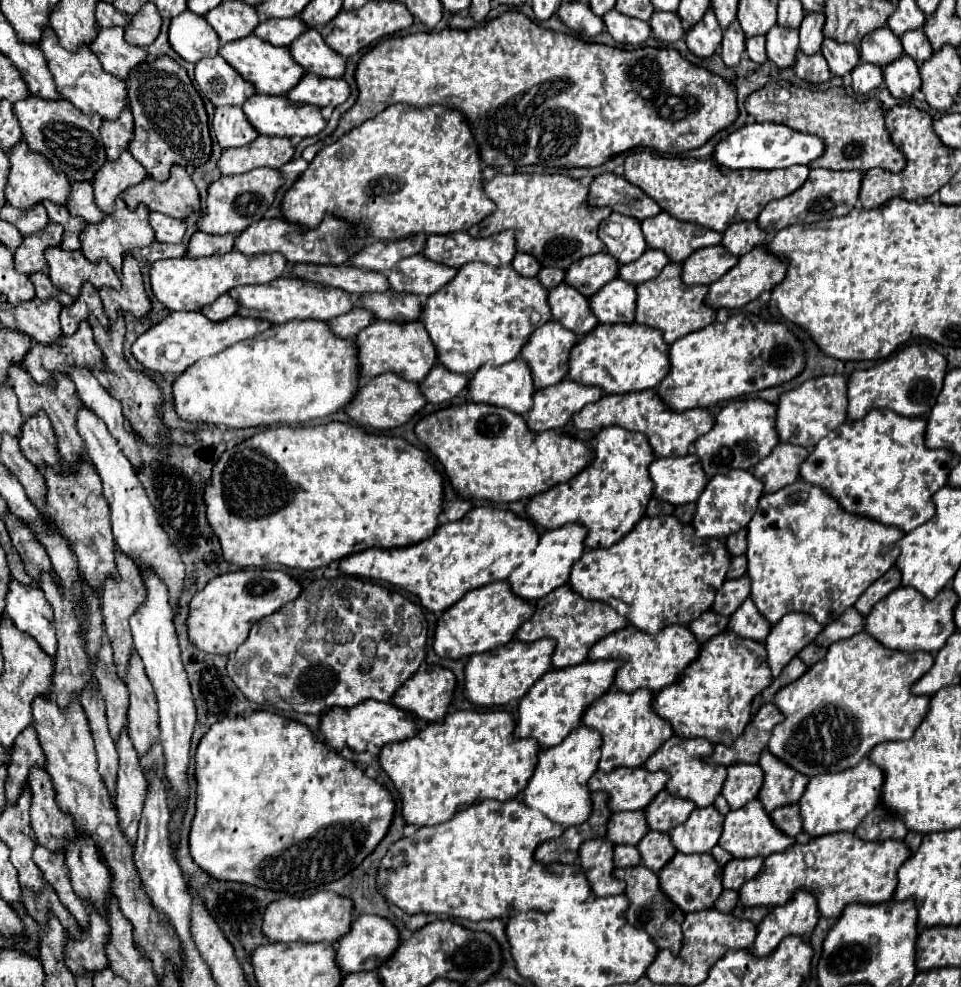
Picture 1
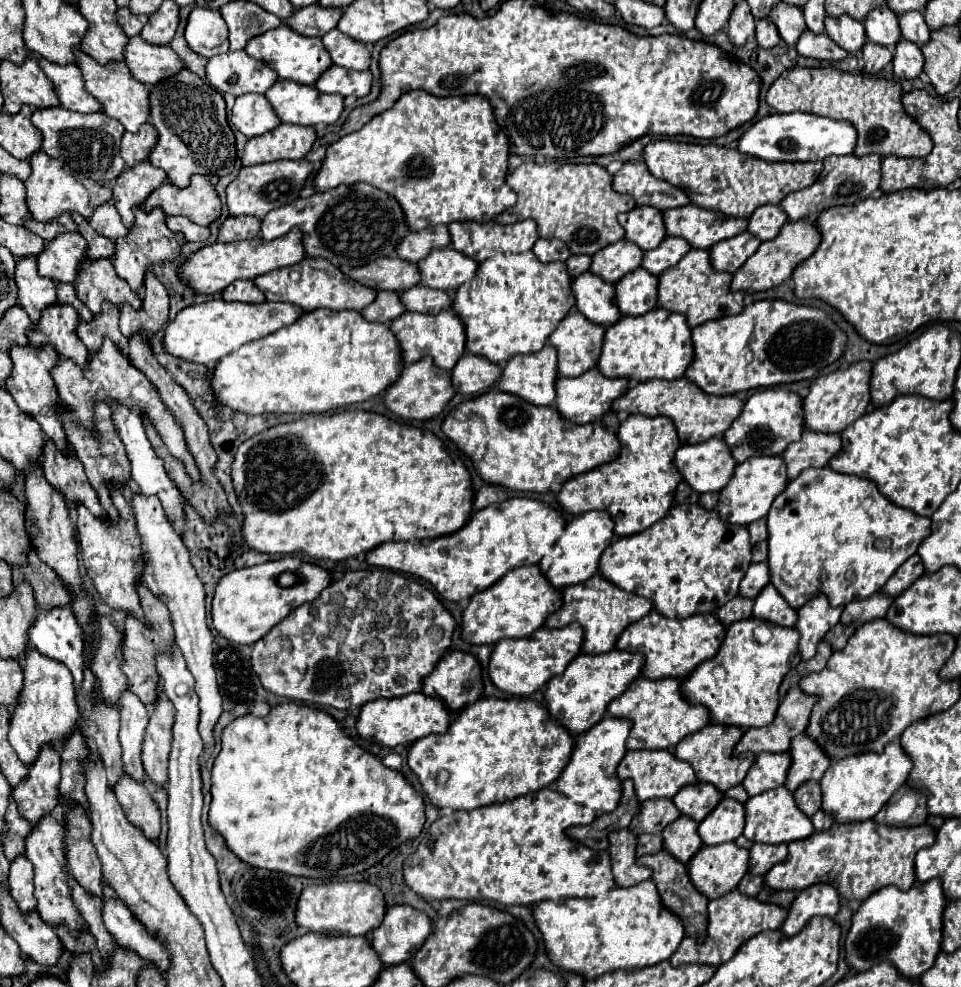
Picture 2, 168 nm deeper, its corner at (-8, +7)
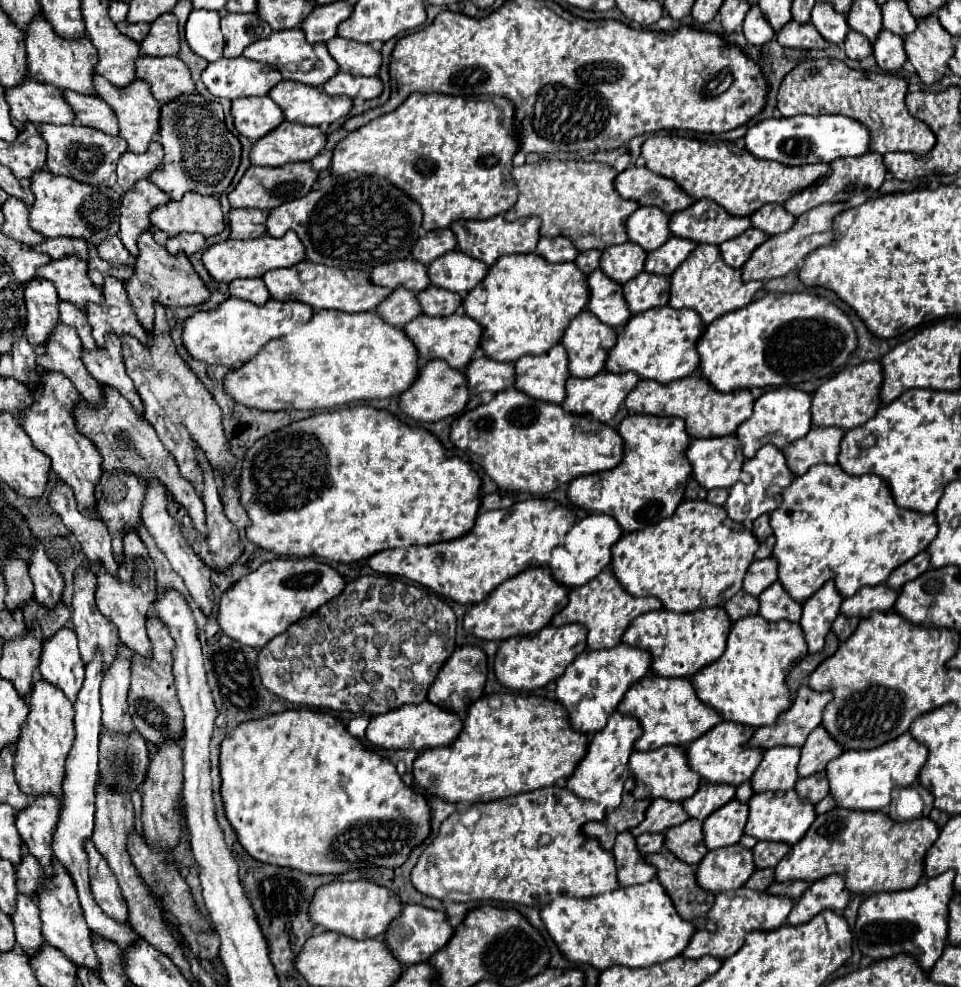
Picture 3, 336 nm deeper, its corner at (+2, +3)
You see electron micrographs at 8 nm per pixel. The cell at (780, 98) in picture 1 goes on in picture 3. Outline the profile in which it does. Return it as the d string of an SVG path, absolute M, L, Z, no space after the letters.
M807 58L797 68L793 68L777 96L777 108L783 116L795 114L843 114L855 120L861 120L871 130L871 150L879 154L887 152L915 152L925 156L935 146L937 138L931 128L915 120L907 106L907 80L897 74L875 74L875 72L859 72L849 68L845 62L833 58Z

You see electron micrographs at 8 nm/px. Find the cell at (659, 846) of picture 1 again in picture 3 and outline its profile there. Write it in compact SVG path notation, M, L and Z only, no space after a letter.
M691 818L679 826L673 826L665 832L665 846L667 850L675 852L679 860L697 866L703 856L709 852L703 840L703 822Z

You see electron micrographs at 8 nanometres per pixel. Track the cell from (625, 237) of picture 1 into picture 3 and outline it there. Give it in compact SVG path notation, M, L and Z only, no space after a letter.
M641 206L627 220L629 240L639 244L643 250L657 250L671 236L669 216L657 206Z

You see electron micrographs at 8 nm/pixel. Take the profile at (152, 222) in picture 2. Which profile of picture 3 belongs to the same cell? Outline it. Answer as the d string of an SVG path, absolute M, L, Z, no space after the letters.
M143 234L139 238L139 258L135 262L135 276L127 280L125 284L129 300L133 302L133 308L137 312L137 318L141 326L151 332L153 320L155 320L155 304L169 306L169 308L185 308L185 306L199 306L209 300L211 292L203 284L203 280L197 276L197 272L191 268L191 262L187 256L177 254L171 256L163 246L159 246L153 240L153 234Z

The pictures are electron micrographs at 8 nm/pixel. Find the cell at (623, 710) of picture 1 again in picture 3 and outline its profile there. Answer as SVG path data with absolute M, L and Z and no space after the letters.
M655 674L645 676L627 690L619 704L619 712L633 714L643 726L643 736L635 742L637 750L655 750L667 744L689 746L721 722L719 712L695 696L695 688L689 678L663 678Z

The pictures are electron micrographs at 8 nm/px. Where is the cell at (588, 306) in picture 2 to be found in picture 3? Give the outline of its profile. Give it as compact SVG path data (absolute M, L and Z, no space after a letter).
M595 270L589 274L589 290L591 298L587 310L603 324L623 328L631 318L631 310L627 308L627 302L623 302L623 286L605 276L603 270Z

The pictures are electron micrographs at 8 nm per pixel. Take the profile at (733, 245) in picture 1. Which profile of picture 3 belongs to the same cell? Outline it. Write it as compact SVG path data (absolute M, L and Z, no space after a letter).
M767 204L767 206L759 208L755 214L751 214L751 220L753 220L753 228L759 228L759 230L775 236L775 234L789 230L795 222L795 216L785 212L783 204Z

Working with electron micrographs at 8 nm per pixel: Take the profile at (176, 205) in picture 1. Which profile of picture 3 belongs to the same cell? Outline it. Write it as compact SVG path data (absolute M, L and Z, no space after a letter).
M187 192L179 202L159 206L151 214L151 222L171 238L183 232L199 232L209 238L221 234L227 226L219 200L195 192Z

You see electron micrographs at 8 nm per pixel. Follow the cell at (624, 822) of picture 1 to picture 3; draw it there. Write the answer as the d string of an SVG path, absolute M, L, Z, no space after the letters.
M655 798L651 808L647 808L647 816L639 826L639 832L665 832L667 828L683 824L685 820L689 820L689 814L683 810L681 802Z

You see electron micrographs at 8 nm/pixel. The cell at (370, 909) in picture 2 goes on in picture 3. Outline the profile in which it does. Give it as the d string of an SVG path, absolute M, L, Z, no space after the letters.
M369 880L331 882L319 888L319 892L315 892L315 900L311 902L311 920L315 920L315 924L323 926L325 930L339 932L355 940L363 940L385 934L389 924L401 914L401 910L401 898L385 886L379 886Z

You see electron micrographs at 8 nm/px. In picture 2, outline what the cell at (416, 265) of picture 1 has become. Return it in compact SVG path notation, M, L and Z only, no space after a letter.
M447 246L441 250L429 252L423 260L417 262L417 270L421 276L419 280L421 286L449 292L475 276L477 262Z

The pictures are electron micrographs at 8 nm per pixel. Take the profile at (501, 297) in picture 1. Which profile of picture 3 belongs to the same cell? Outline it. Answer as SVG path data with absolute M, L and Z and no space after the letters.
M539 254L501 256L487 278L463 300L467 316L483 324L481 348L489 358L515 362L525 354L543 354L561 342L569 322L587 306L587 274L575 262L551 264Z

